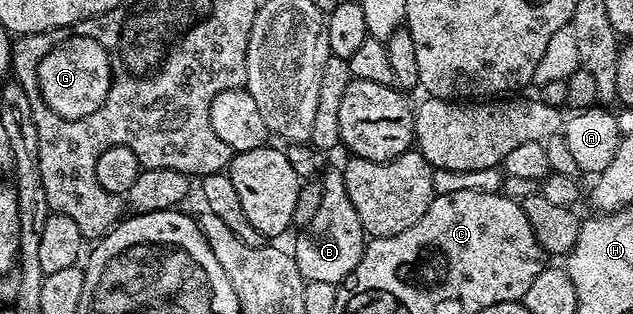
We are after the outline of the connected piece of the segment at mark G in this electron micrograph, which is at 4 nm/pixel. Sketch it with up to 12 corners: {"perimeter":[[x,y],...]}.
{"perimeter":[[91,36],[65,37],[40,62],[38,85],[58,117],[95,113],[110,56]]}

